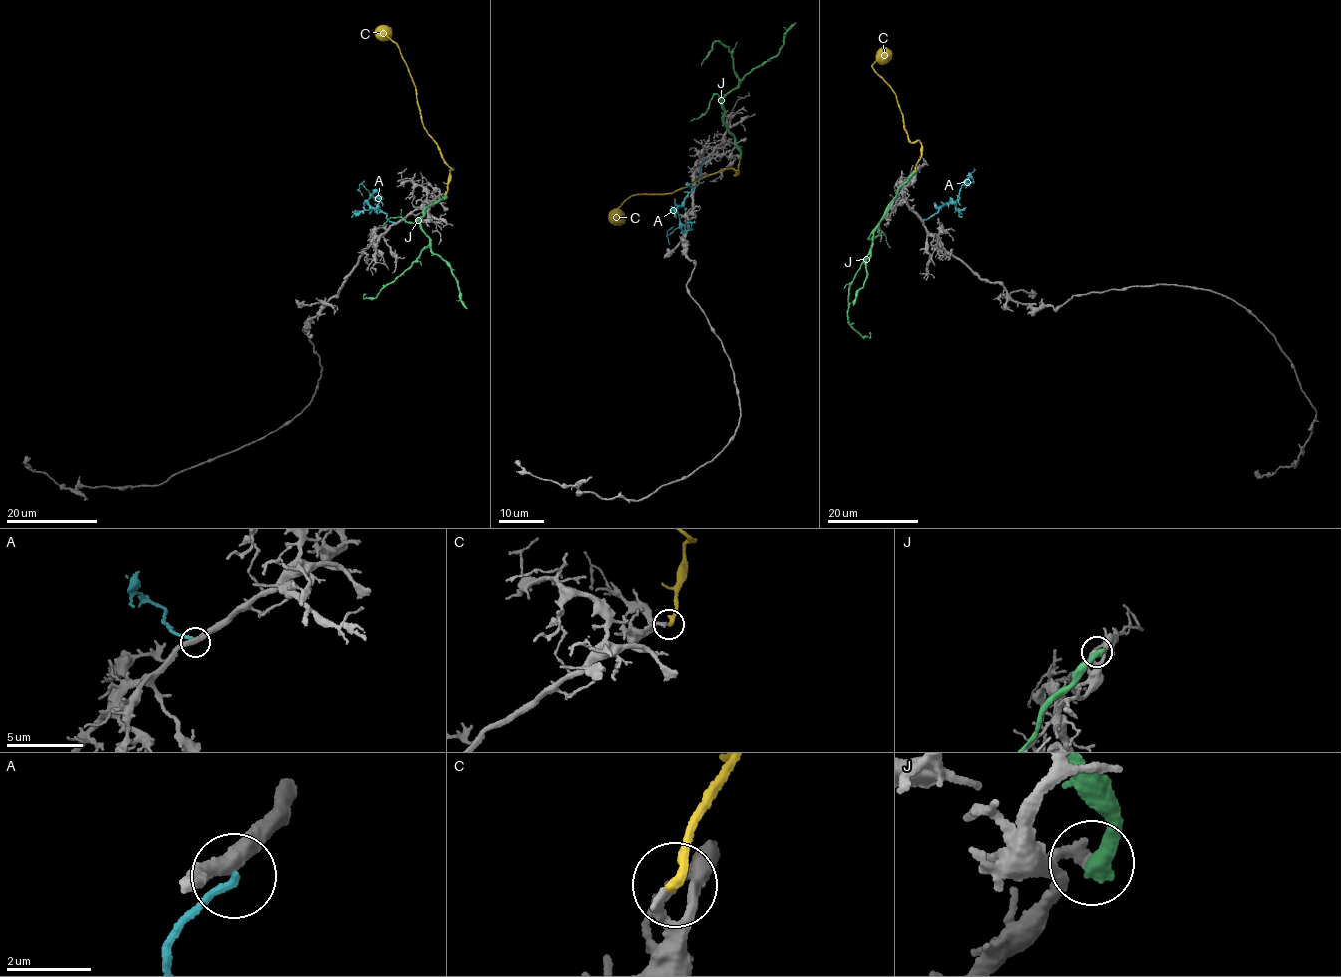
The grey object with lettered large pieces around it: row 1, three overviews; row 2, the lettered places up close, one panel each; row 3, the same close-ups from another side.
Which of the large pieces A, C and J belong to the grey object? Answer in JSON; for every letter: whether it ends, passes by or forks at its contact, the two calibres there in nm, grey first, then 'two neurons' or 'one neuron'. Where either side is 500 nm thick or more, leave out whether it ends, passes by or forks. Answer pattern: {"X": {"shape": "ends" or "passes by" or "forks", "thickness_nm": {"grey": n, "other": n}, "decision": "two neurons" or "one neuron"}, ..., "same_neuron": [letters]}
{"A": {"shape": "ends", "thickness_nm": {"grey": 360, "other": 190}, "decision": "two neurons"}, "C": {"shape": "ends", "thickness_nm": {"grey": 240, "other": 280}, "decision": "one neuron"}, "J": {"shape": "ends", "thickness_nm": {"grey": 260, "other": 420}, "decision": "two neurons"}, "same_neuron": ["C"]}

